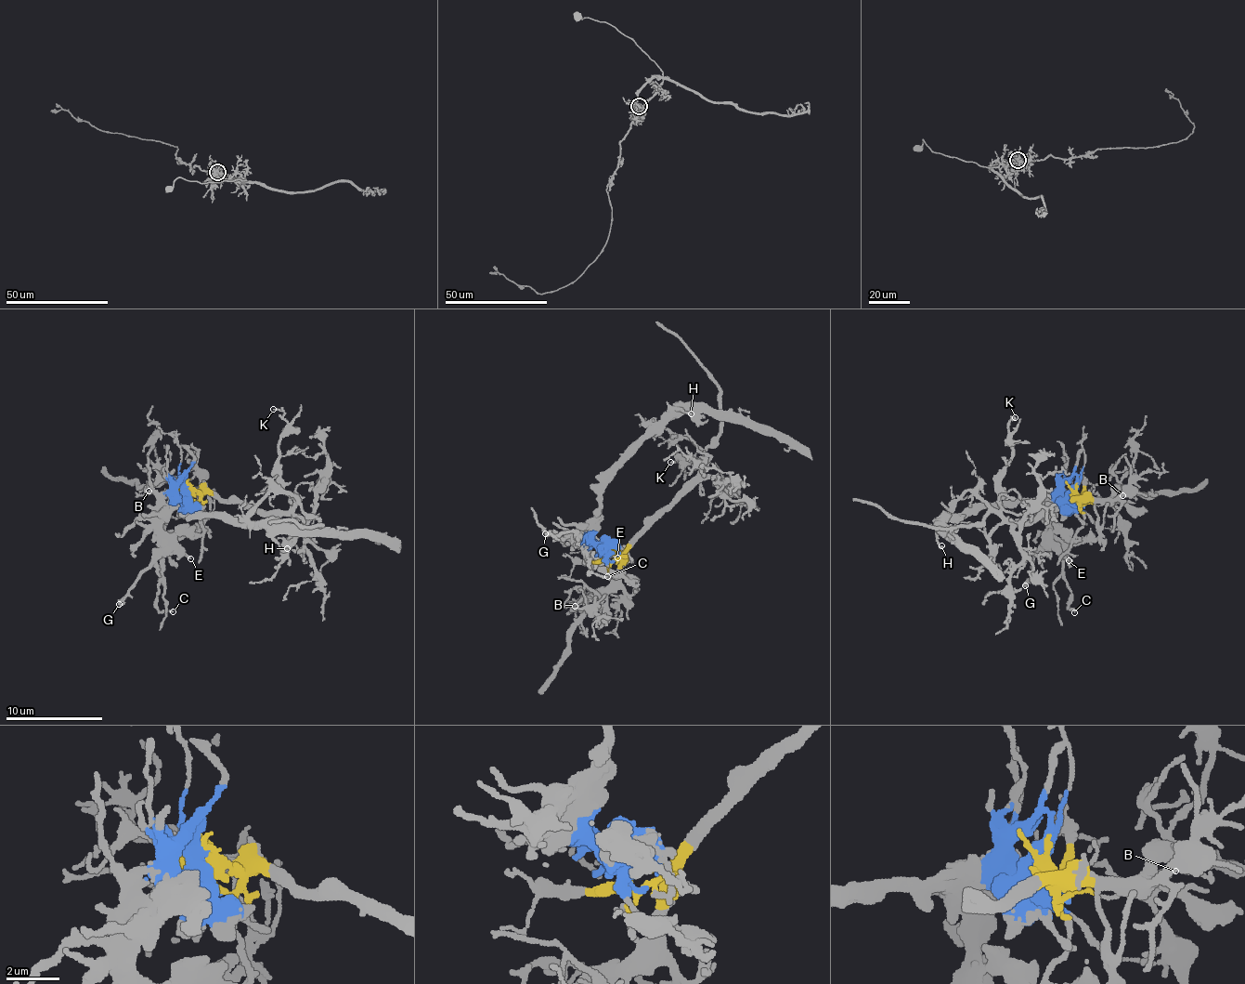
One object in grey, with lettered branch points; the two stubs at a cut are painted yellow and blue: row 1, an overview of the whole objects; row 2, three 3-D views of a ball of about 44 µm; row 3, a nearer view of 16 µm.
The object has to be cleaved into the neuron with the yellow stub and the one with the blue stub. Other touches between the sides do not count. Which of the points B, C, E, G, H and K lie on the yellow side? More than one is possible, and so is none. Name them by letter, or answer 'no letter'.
B, K

